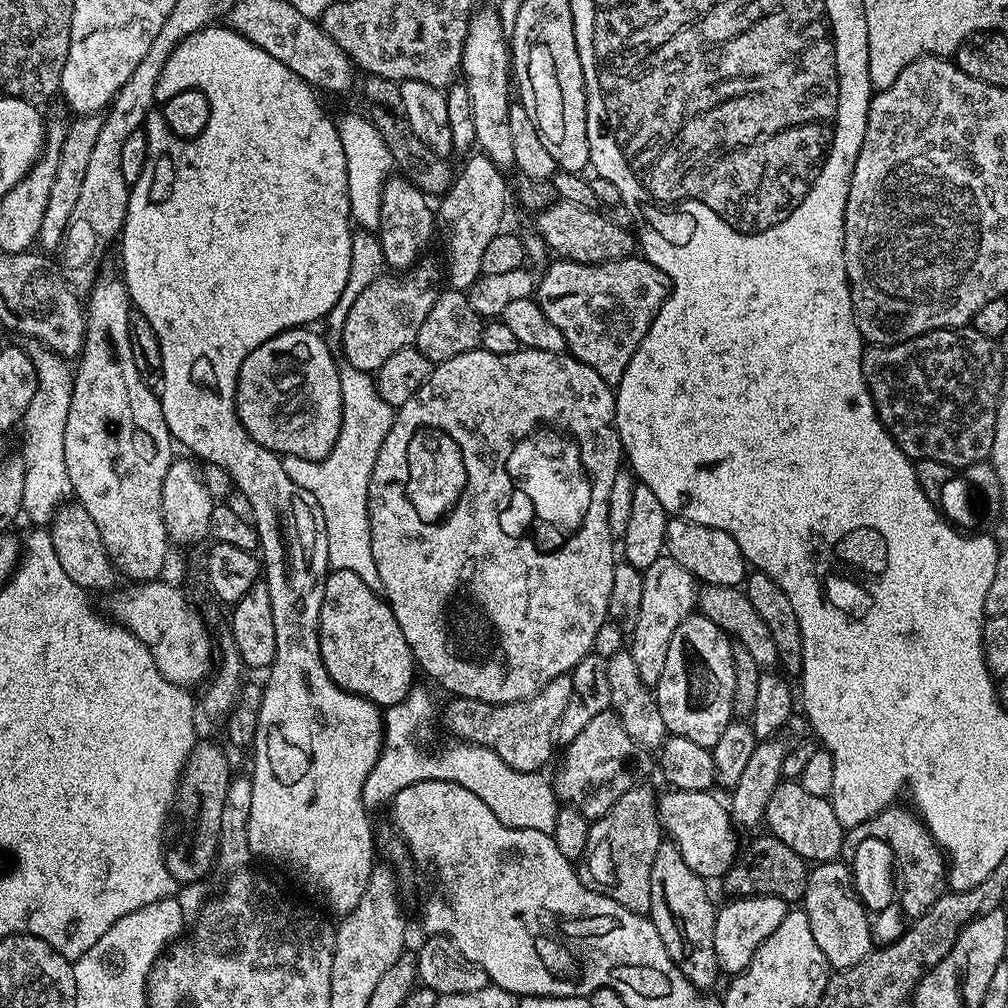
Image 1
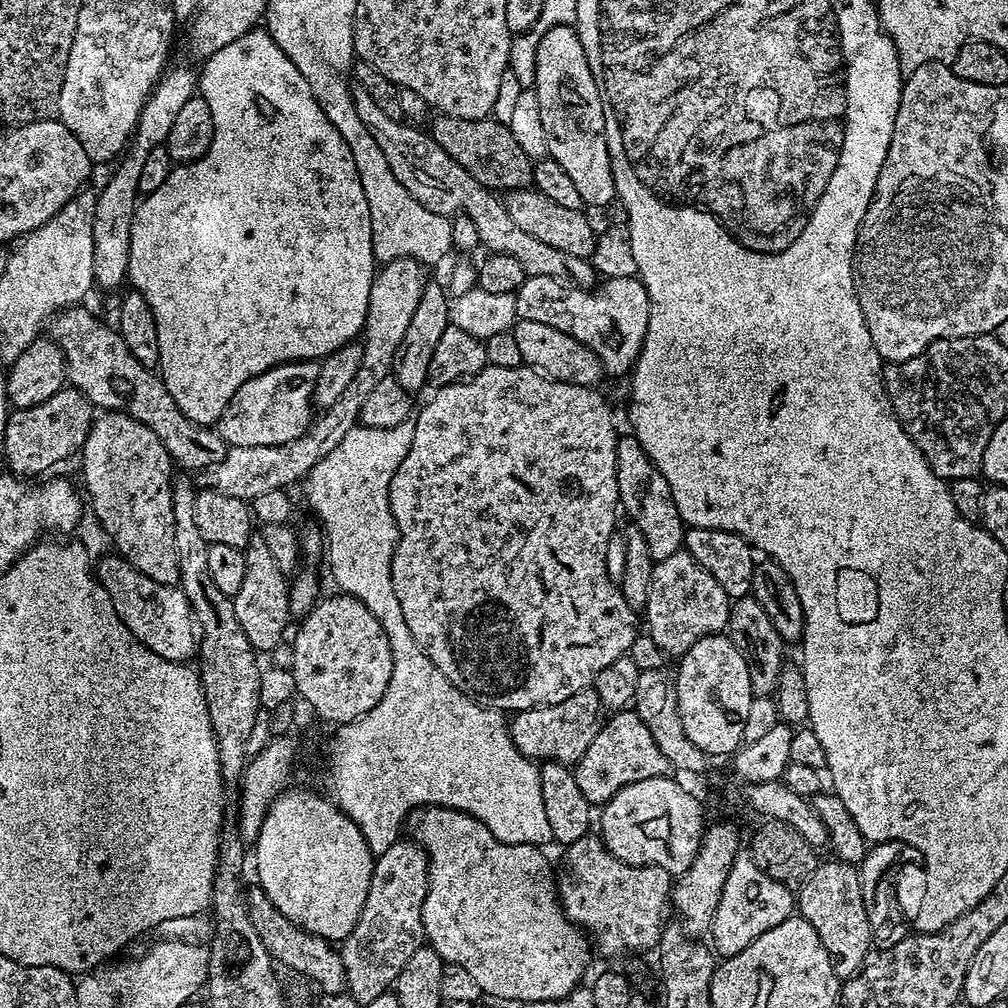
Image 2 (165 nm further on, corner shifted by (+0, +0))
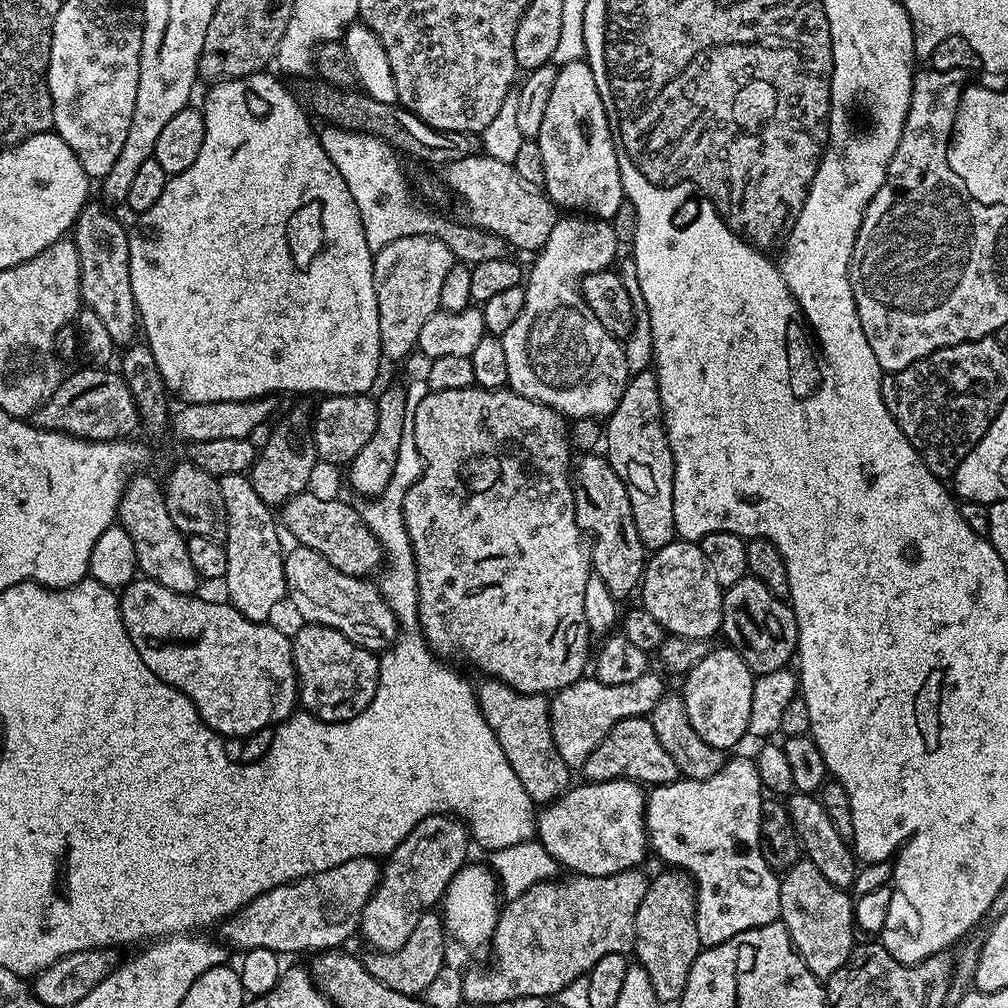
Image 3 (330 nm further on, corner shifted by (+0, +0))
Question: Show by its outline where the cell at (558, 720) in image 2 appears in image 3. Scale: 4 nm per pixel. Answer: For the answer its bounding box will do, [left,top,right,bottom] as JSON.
[550,670,664,769]

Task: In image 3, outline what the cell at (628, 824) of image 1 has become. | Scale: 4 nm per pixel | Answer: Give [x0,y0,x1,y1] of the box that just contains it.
[462,868,649,1004]

